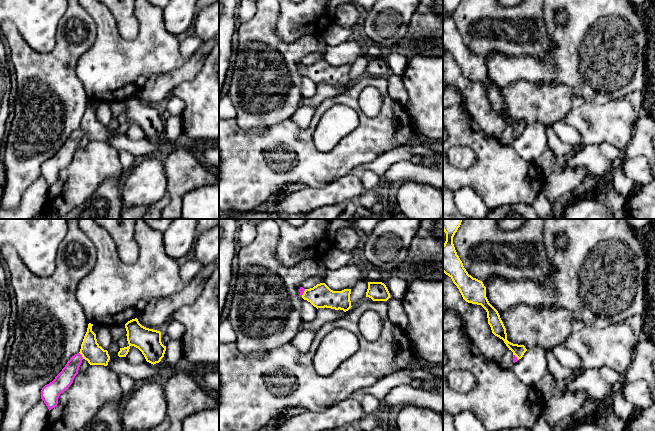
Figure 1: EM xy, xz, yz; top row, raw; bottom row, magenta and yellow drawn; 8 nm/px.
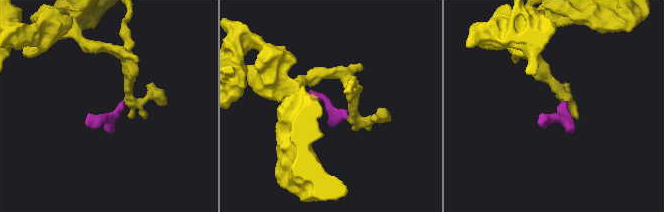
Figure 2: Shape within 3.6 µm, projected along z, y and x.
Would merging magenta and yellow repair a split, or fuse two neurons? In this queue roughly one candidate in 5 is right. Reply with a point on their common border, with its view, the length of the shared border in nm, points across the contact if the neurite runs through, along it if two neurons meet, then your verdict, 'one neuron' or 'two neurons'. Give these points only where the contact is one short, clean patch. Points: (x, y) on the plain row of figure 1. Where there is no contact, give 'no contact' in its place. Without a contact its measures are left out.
contact xy (81, 131); length 70 nm; way xy (64, 155), (74, 138), (81, 131), (90, 126); one neuron

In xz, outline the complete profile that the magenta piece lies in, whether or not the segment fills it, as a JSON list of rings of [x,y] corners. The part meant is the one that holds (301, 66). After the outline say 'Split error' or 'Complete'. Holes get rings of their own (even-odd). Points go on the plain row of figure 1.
[[[320,59],[310,65],[300,63],[299,68],[304,76],[310,78],[317,85],[326,83],[346,88],[352,83],[351,65],[333,67],[325,59]]]. Split error

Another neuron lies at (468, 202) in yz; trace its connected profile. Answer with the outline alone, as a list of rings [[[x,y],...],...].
[[[469,186],[454,191],[454,201],[459,212],[470,219],[485,219],[489,211],[483,199]]]

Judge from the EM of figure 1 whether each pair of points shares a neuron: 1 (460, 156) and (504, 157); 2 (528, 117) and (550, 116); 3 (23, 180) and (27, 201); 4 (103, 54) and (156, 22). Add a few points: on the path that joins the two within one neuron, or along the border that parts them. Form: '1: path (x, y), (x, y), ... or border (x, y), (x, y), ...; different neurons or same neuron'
1: border (454, 145), (474, 153), (469, 168); different neurons
2: path (533, 116), (545, 116); same neuron
3: border (41, 175), (25, 191), (20, 203), (13, 208); different neurons
4: path (117, 49), (133, 48), (145, 36); same neuron

